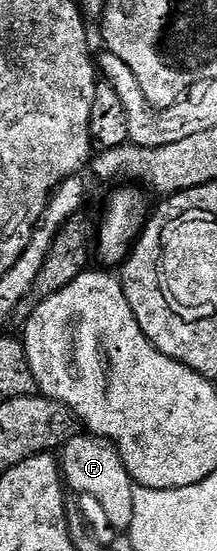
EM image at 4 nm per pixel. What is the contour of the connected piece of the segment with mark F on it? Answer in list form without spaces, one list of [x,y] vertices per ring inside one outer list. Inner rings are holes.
[[[80,432],[75,438],[69,438],[60,451],[60,469],[65,485],[78,494],[91,494],[98,501],[102,514],[110,526],[122,532],[129,531],[132,524],[132,508],[136,483],[130,478],[128,468],[120,460],[118,449],[113,442],[104,438],[95,438],[89,432]]]

